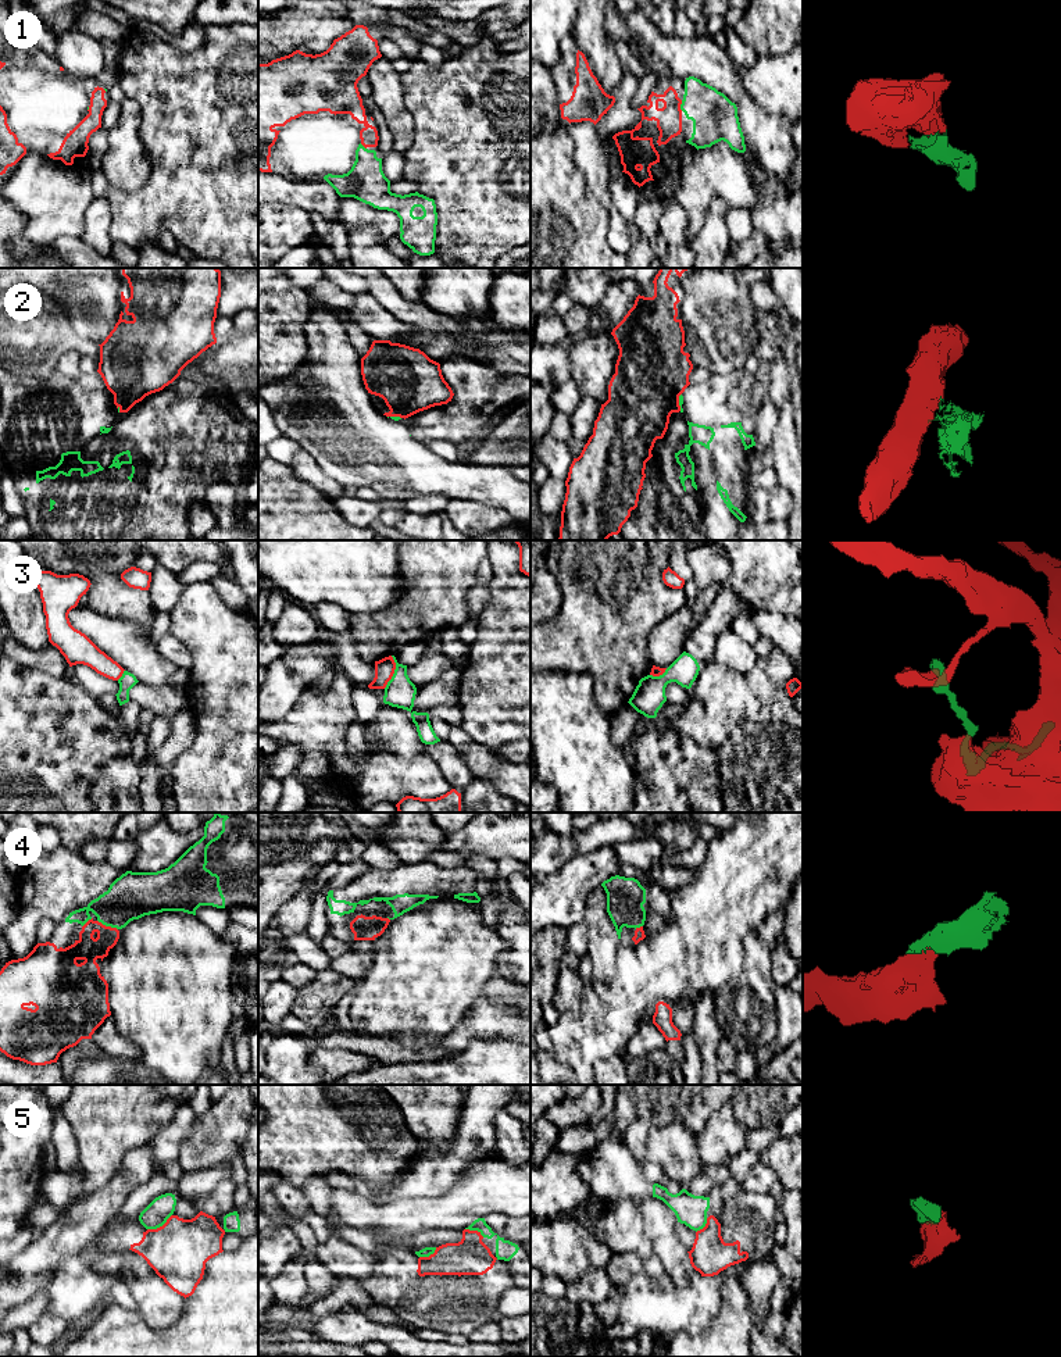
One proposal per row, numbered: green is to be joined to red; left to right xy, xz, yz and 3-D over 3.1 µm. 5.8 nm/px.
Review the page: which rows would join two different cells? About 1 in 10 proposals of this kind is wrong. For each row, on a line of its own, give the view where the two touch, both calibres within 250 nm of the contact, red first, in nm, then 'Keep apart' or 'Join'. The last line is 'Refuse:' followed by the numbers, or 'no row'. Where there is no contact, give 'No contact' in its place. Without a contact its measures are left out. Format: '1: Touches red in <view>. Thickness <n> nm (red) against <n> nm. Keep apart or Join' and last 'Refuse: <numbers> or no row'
1: Touches red in yz. Thickness 150 nm (red) against 260 nm. Join
2: Touches red in yz. Thickness 420 nm (red) against 30 nm. Keep apart
3: Touches red in xz. Thickness 110 nm (red) against 180 nm. Join
4: Touches red in xy. Thickness 140 nm (red) against 280 nm. Join
5: Touches red in xy. Thickness 340 nm (red) against 140 nm. Keep apart
Refuse: 2, 5

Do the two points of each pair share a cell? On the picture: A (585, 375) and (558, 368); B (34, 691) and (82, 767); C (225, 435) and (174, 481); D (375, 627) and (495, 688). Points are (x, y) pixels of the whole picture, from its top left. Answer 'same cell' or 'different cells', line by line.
A: different cells
B: same cell
C: same cell
D: different cells

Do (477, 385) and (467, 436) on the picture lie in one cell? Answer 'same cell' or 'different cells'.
same cell

